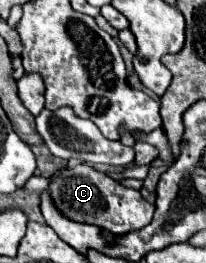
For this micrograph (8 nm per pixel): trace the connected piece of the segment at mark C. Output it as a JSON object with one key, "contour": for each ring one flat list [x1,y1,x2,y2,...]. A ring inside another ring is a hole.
{"contour":[[86,163,76,167,62,167,50,179,48,193,52,195,52,203,56,205,56,209,60,209,60,213,64,213,64,217,68,217,70,221,102,227,112,235,124,235,142,229,152,221,154,215,154,205,144,201,140,191,124,187,108,175,88,167]]}

